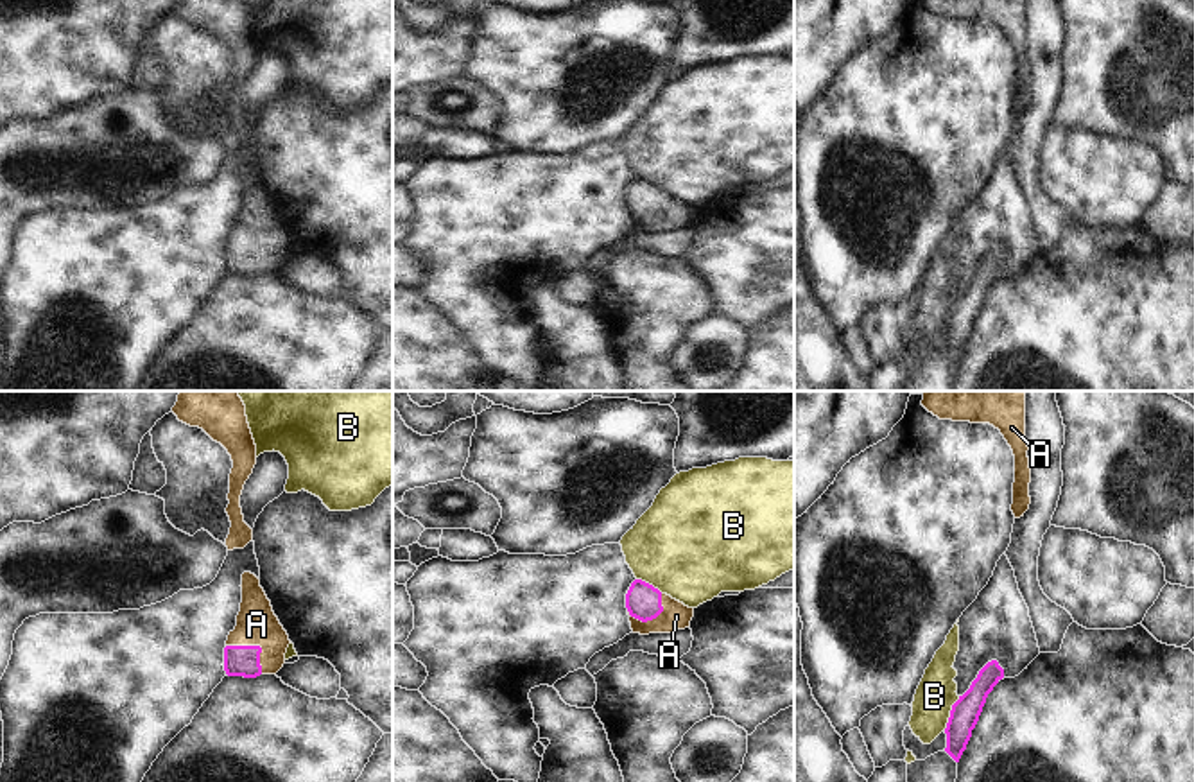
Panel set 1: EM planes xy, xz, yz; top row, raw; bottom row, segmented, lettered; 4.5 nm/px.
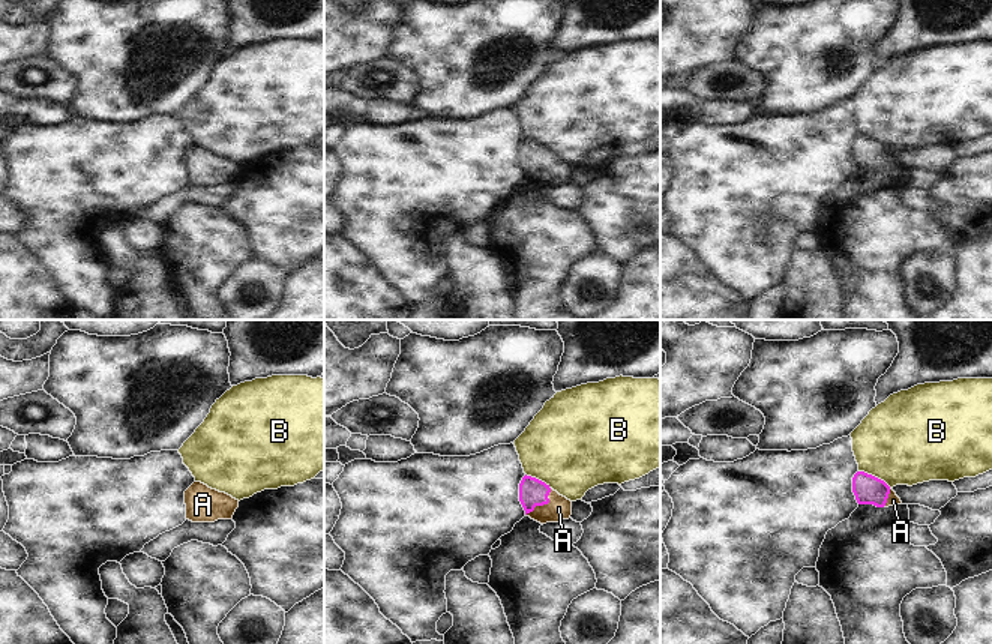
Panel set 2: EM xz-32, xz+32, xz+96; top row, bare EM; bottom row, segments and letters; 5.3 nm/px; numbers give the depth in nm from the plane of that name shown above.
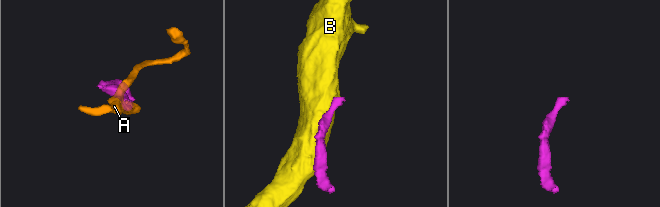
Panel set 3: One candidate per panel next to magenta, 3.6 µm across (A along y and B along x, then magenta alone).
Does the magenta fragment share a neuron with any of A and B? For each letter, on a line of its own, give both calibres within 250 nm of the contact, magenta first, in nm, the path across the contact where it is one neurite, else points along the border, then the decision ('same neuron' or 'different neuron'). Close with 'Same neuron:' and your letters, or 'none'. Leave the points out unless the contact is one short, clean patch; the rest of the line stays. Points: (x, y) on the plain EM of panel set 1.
A: 140/190 nm | across xy (239, 259), (257, 244), (257, 223) | same neuron
B: 130/180 nm | along yz (960, 295), (943, 327) | different neuron
Same neuron: A

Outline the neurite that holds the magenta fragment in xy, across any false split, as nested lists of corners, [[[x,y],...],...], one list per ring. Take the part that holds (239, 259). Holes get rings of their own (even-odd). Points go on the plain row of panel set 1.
[[[244,170],[240,185],[242,201],[237,224],[226,239],[224,269],[228,274],[244,276],[276,273],[285,262],[289,233],[274,213],[260,178]]]

